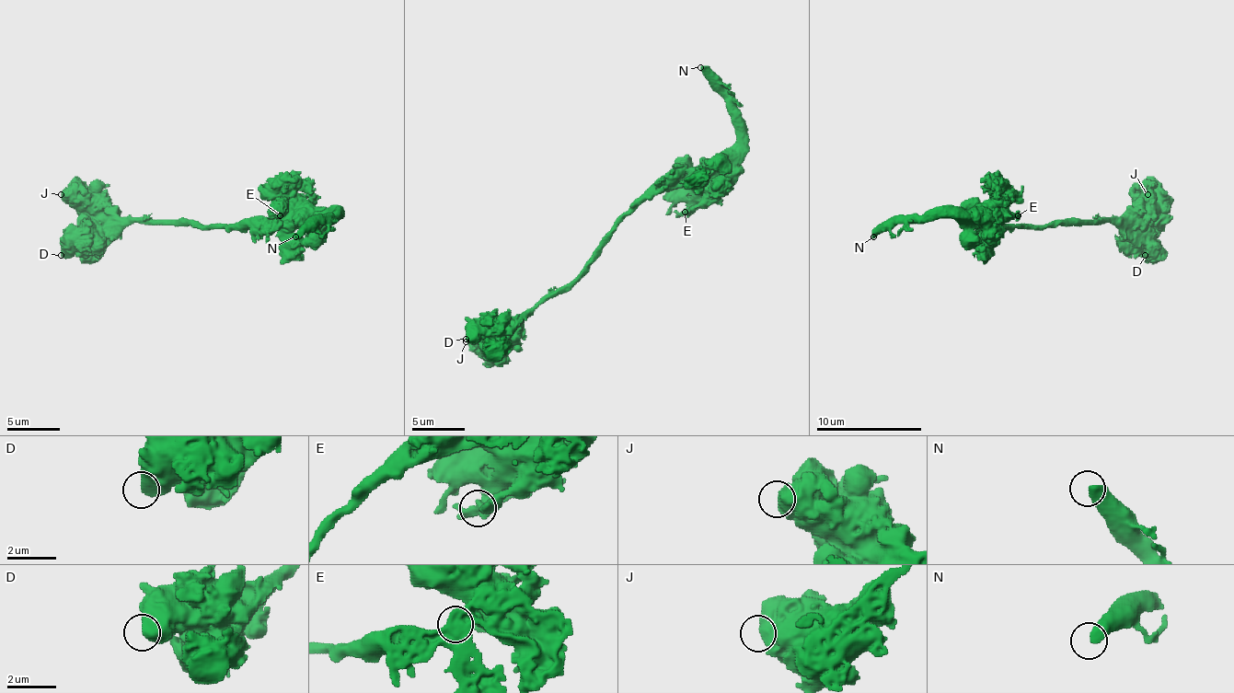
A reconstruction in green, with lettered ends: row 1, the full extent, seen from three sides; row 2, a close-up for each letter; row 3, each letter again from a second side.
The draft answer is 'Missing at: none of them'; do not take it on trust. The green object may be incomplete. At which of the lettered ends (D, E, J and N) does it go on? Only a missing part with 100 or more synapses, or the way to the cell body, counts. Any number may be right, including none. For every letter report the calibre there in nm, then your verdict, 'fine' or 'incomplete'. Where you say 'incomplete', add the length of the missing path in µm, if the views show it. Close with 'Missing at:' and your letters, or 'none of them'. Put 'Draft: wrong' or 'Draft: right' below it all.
D: 750 nm thick; fine
E: 440 nm thick; fine
J: 950 nm thick; fine
N: 480 nm thick; incomplete; about 60 µm are missing
Missing at: N
Draft: wrong

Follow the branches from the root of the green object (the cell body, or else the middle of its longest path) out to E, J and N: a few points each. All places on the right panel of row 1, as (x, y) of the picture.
E: (1018, 226), (1002, 226), (989, 221), (995, 215), (1018, 215)
J: (1018, 226), (1078, 226), (1100, 221), (1118, 221), (1147, 194)
N: (1018, 226), (960, 226), (952, 218), (897, 218), (873, 236)

